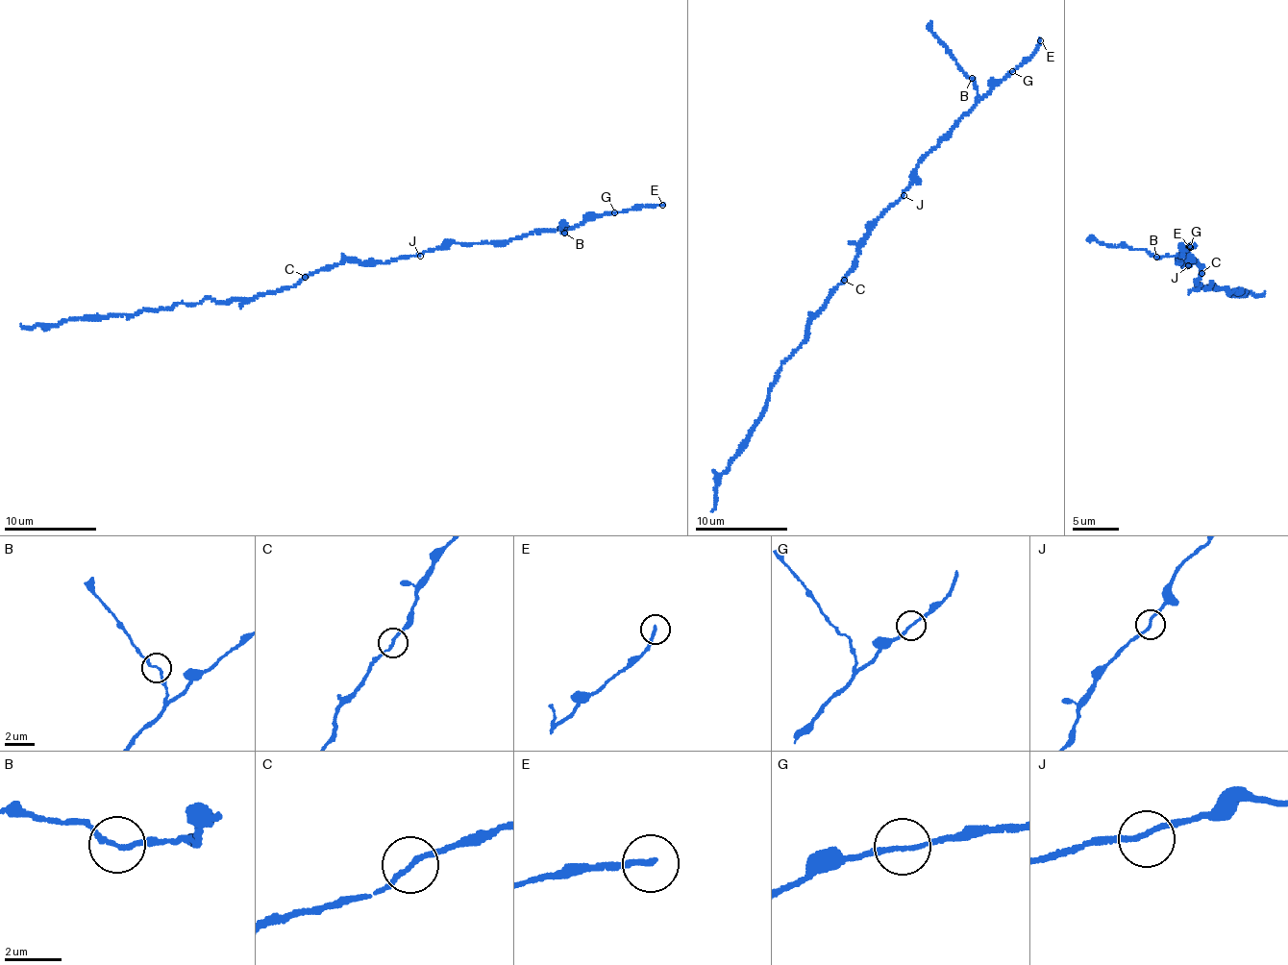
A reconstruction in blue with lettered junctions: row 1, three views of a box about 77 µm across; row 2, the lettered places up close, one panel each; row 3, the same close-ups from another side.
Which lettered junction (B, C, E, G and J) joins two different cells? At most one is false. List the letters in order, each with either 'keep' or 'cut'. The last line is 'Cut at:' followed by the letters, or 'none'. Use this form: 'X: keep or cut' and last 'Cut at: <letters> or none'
B: keep
C: keep
E: keep
G: keep
J: keep
Cut at: none

